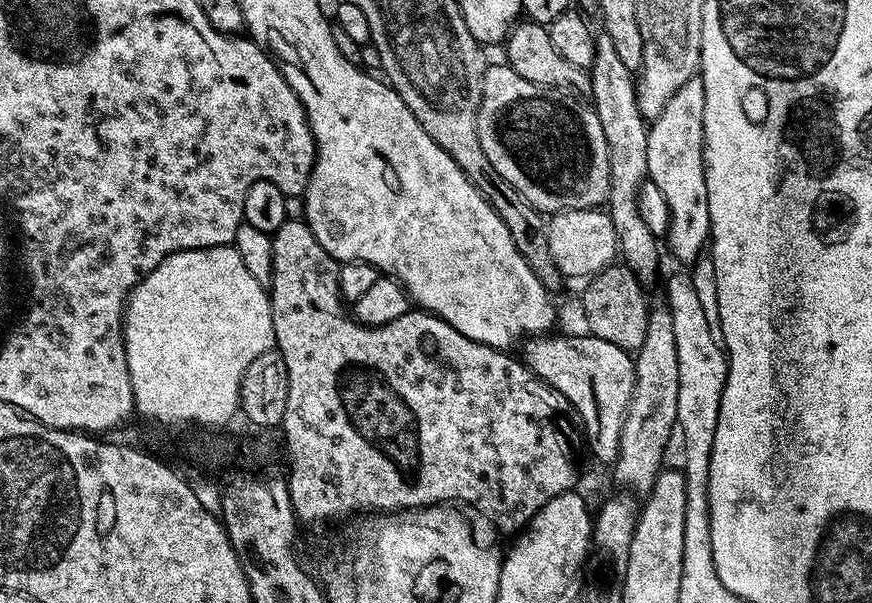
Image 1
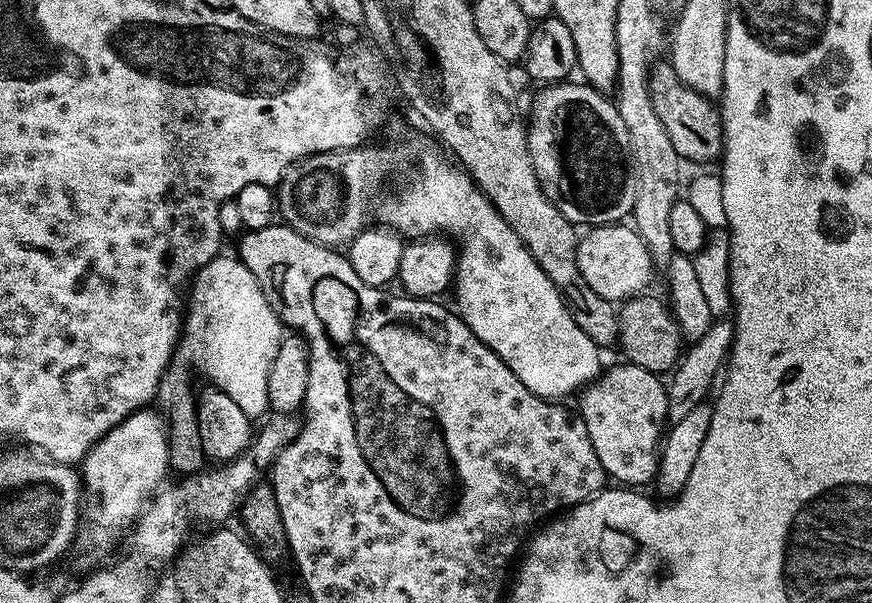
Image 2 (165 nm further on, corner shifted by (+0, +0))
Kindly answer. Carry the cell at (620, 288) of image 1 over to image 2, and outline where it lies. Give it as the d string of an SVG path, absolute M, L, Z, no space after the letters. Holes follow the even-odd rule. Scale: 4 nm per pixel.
M649 294L635 295L619 305L620 334L618 348L624 351L623 359L657 374L668 374L677 367L682 356L680 327L663 299L655 300ZM664 303L664 304L663 304ZM665 372L665 373L664 373Z

